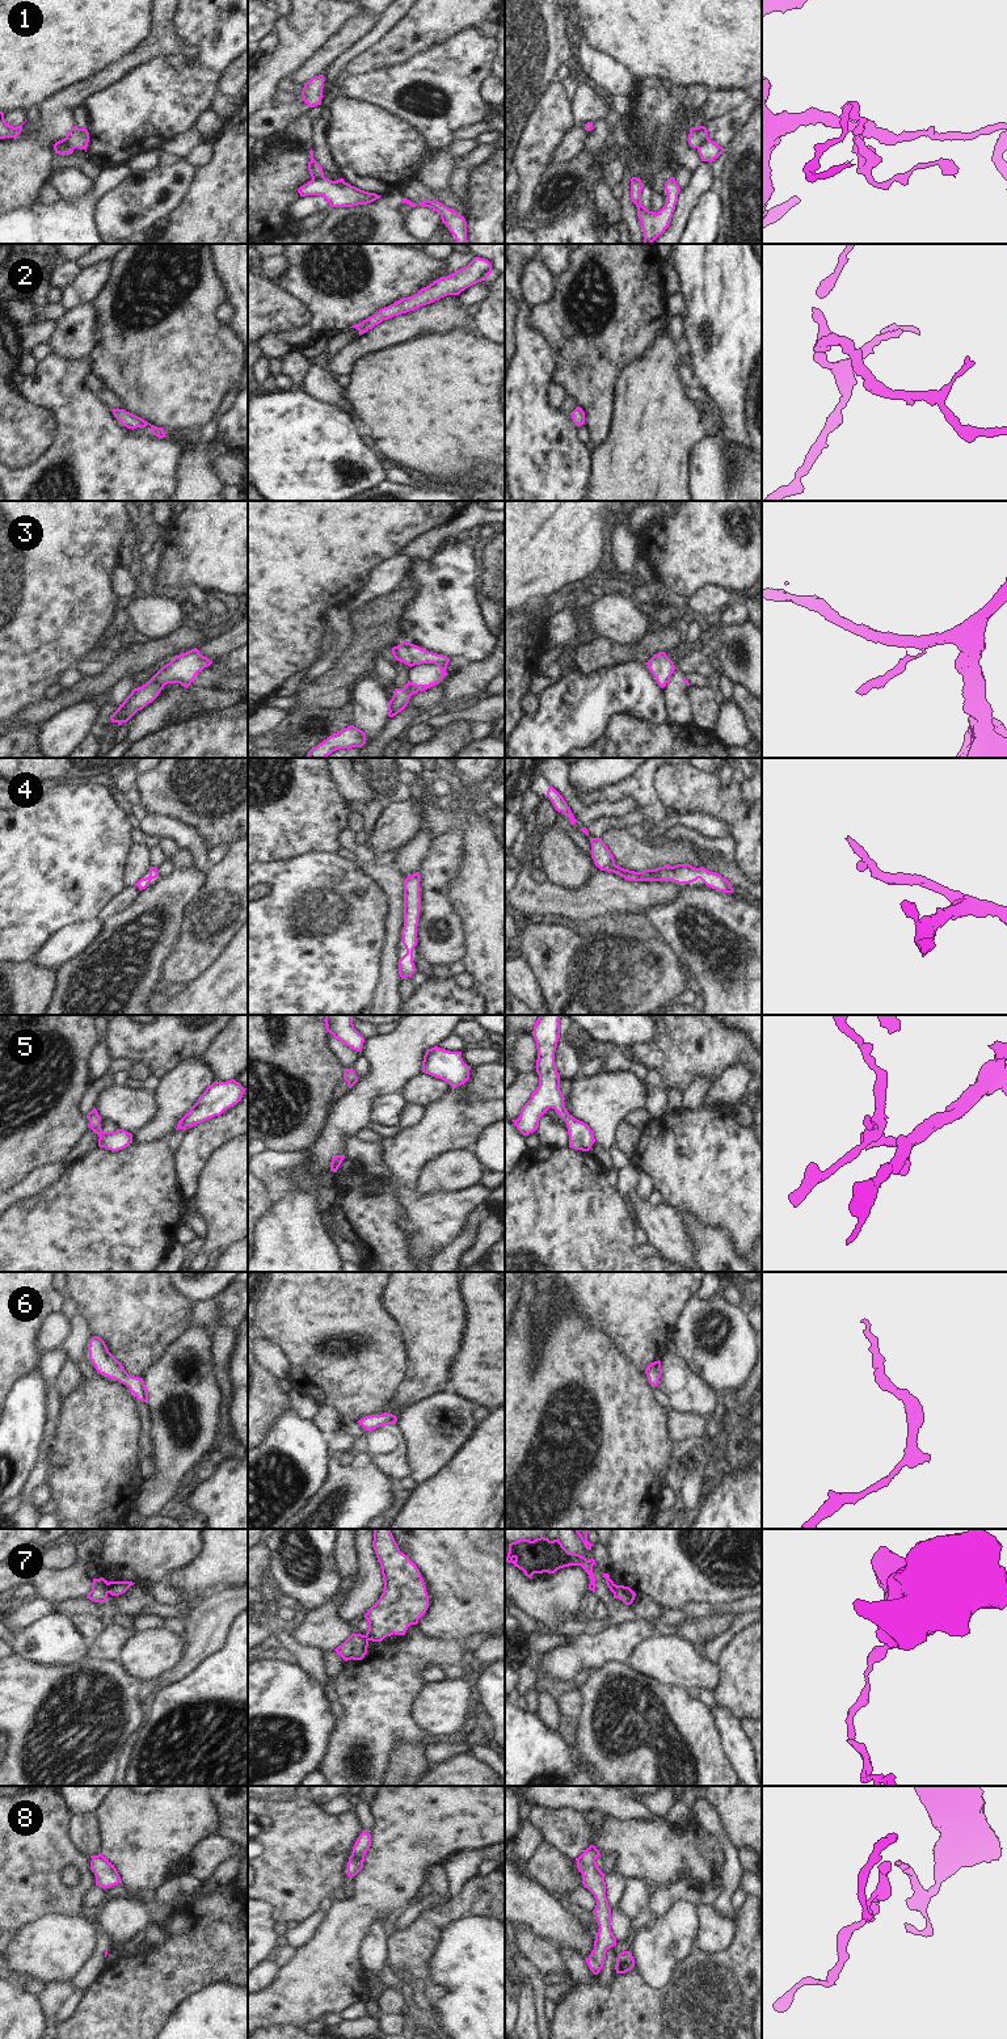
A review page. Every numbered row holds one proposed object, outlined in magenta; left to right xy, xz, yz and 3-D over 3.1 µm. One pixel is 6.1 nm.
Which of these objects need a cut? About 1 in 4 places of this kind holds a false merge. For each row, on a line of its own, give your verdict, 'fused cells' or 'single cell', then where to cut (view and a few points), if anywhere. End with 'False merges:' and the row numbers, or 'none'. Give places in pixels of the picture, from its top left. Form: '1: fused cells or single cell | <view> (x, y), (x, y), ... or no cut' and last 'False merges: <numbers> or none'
1: fused cells | xy (60, 140), (74, 148)
2: single cell | no cut
3: fused cells | xz (447, 661), (435, 664)
4: single cell | no cut
5: single cell | no cut
6: single cell | no cut
7: fused cells | xy (108, 1583), (109, 1592)
8: single cell | no cut
False merges: 1, 3, 7

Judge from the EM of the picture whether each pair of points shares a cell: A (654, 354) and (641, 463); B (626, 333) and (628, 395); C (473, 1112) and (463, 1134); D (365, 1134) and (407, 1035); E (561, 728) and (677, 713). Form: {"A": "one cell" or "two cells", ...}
{"A": "one cell", "B": "two cells", "C": "one cell", "D": "two cells", "E": "two cells"}

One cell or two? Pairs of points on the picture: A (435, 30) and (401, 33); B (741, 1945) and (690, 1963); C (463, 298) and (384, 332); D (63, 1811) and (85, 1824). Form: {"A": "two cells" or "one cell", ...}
{"A": "one cell", "B": "one cell", "C": "two cells", "D": "two cells"}

